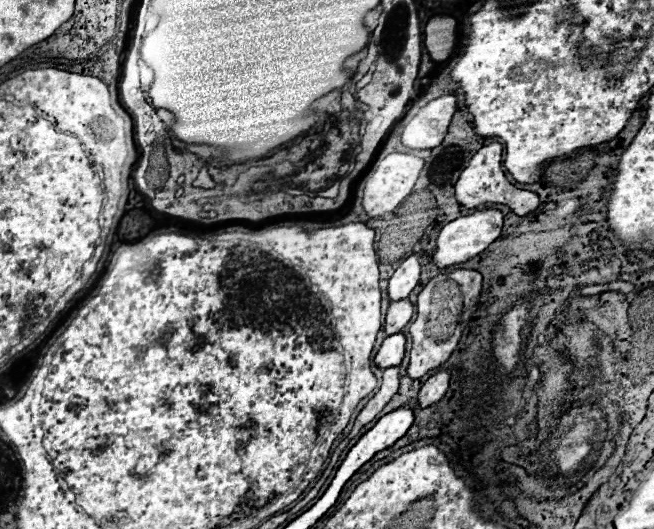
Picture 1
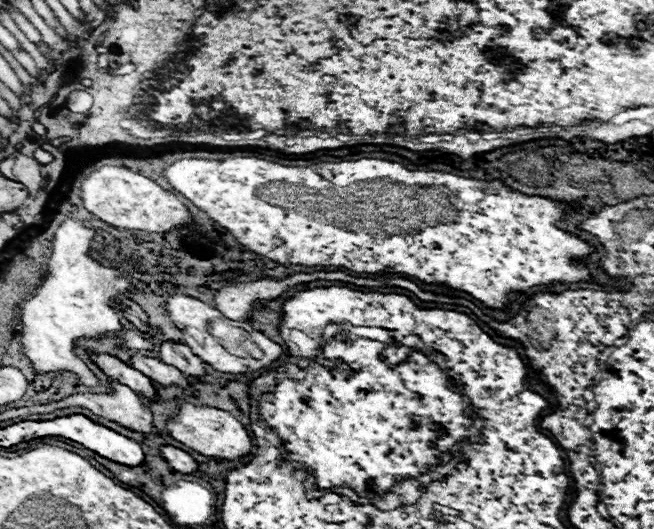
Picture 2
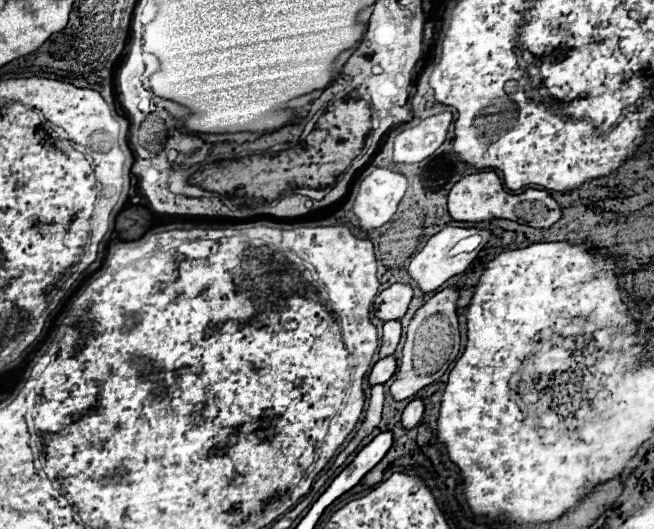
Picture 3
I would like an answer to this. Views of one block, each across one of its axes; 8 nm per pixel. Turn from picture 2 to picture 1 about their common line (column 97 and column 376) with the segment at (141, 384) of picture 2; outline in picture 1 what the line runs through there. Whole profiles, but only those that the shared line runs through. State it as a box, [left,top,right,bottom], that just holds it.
[374,332,406,368]

